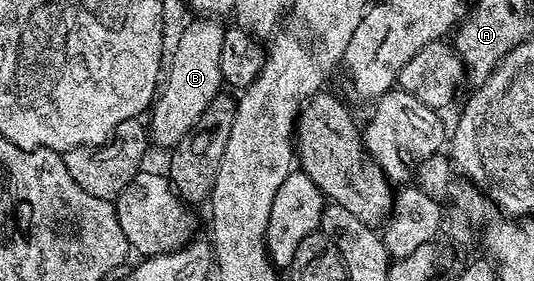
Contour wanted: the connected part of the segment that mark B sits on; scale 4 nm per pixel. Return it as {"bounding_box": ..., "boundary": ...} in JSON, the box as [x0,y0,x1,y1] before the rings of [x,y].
{"bounding_box":[150,18,225,150],"boundary":[[[196,18],[177,38],[176,48],[171,49],[174,66],[170,66],[170,74],[163,81],[150,109],[150,140],[153,145],[161,144],[165,150],[171,149],[195,126],[198,118],[202,118],[212,99],[221,95],[220,59],[224,30],[225,25],[219,19]]]}

